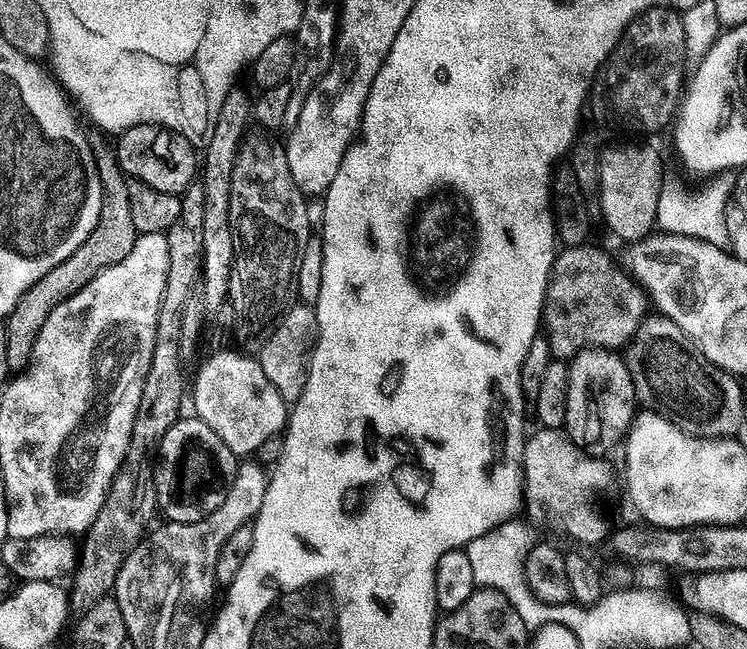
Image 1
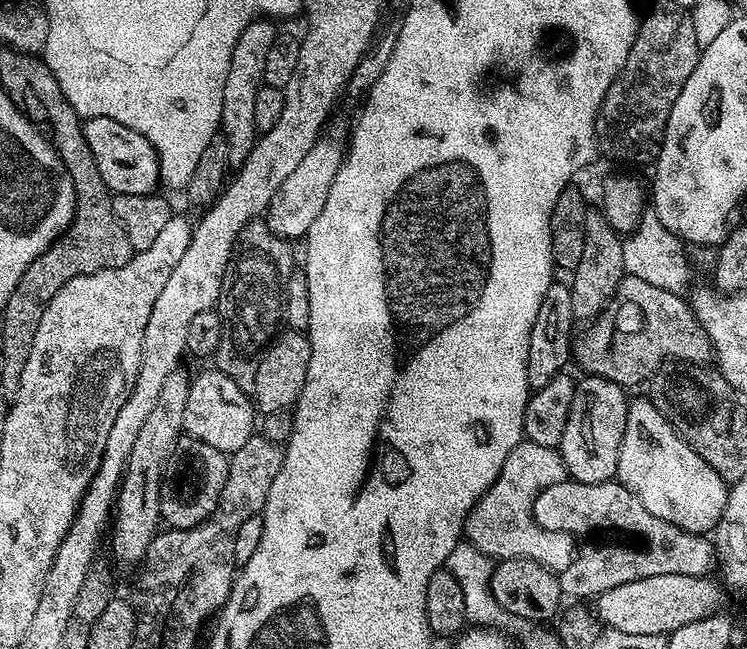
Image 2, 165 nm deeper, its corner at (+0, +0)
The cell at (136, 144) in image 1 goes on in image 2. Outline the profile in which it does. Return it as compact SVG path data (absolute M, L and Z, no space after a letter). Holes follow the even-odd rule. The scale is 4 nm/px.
M89 116L83 121L86 146L90 146L90 154L94 154L94 162L98 162L98 174L102 174L102 182L106 182L109 192L122 194L153 195L156 187L161 187L160 159L154 146L142 134L130 130L130 126L122 126L122 122L114 122L114 118Z

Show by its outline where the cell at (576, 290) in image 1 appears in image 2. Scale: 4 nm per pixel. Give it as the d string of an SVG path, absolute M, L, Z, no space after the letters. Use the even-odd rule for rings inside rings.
M625 275L620 281L608 307L585 328L588 329L581 334L580 341L577 339L574 344L574 364L581 368L581 373L601 376L625 390L632 390L635 384L643 385L650 376L648 368L658 367L663 360L685 360L688 364L708 365L714 360L710 338L692 312L691 303L681 293L652 286L630 275Z

